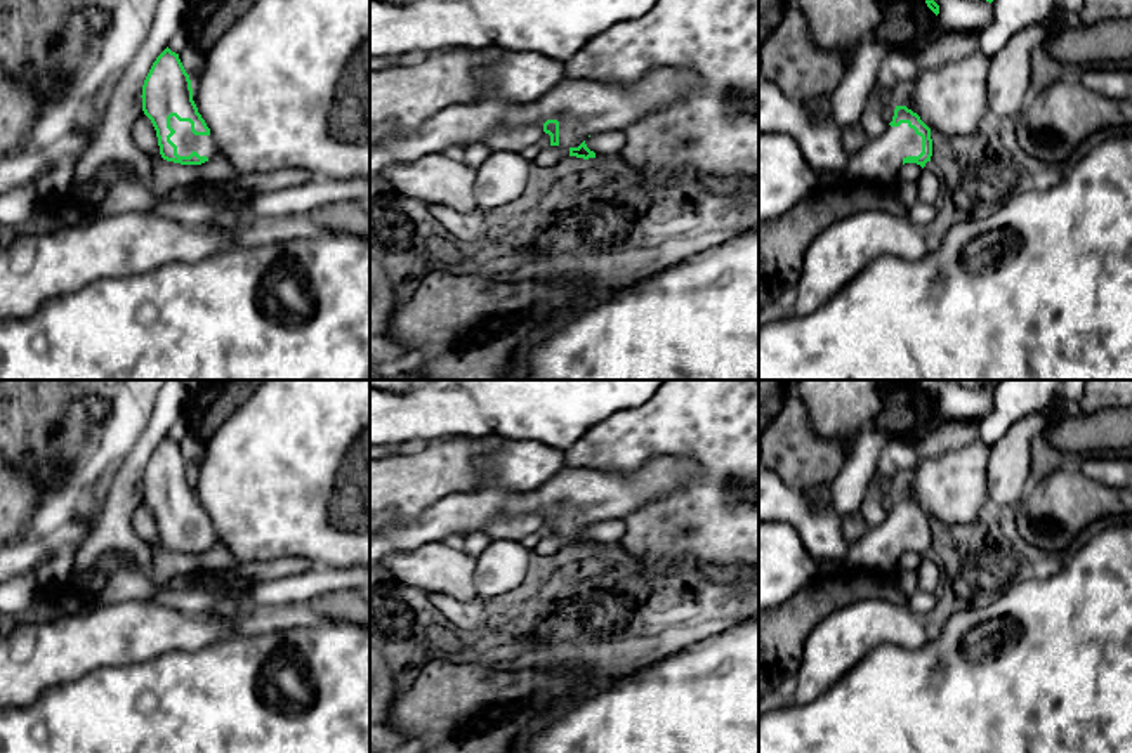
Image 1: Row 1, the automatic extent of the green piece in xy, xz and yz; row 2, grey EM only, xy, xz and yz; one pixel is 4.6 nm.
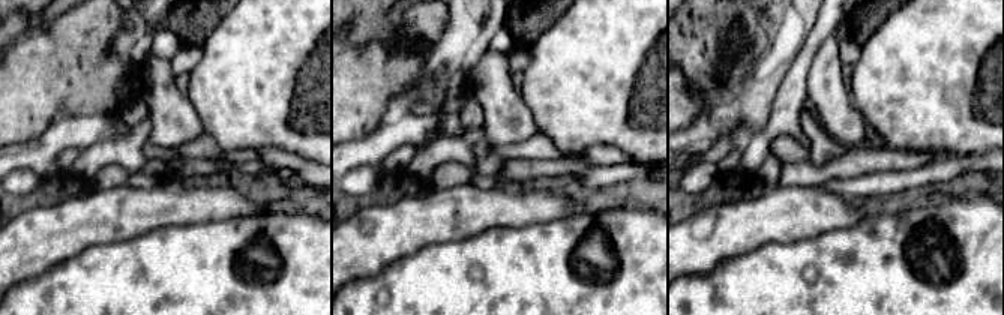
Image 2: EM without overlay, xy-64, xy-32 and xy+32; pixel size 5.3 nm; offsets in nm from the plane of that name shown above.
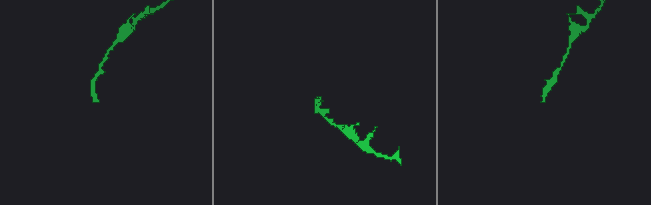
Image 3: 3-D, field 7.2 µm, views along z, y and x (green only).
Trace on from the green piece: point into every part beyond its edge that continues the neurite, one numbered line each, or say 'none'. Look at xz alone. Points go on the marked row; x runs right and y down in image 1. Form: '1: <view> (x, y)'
1: xz (582, 106)

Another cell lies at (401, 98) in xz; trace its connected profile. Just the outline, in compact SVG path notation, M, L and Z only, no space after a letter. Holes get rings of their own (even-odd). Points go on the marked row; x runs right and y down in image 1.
M502 47L448 49L431 52L417 66L370 71L370 149L418 128L446 106L476 102L477 71L505 54Z

